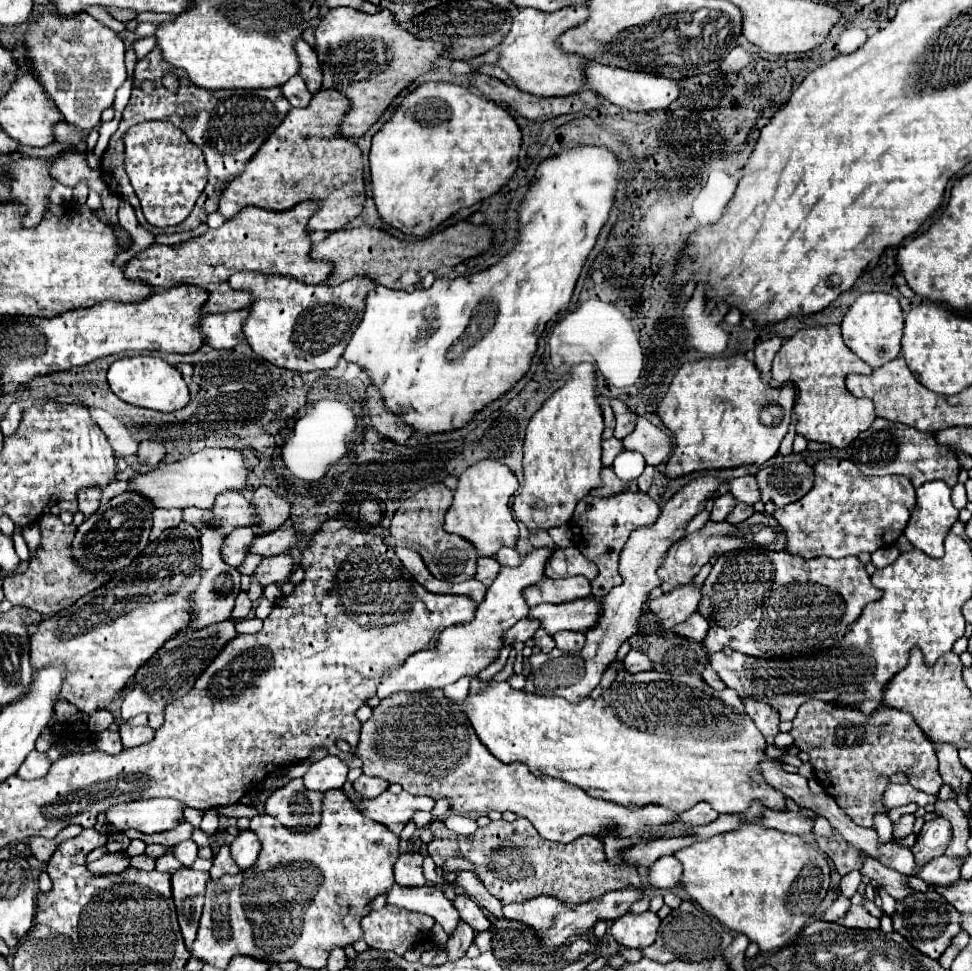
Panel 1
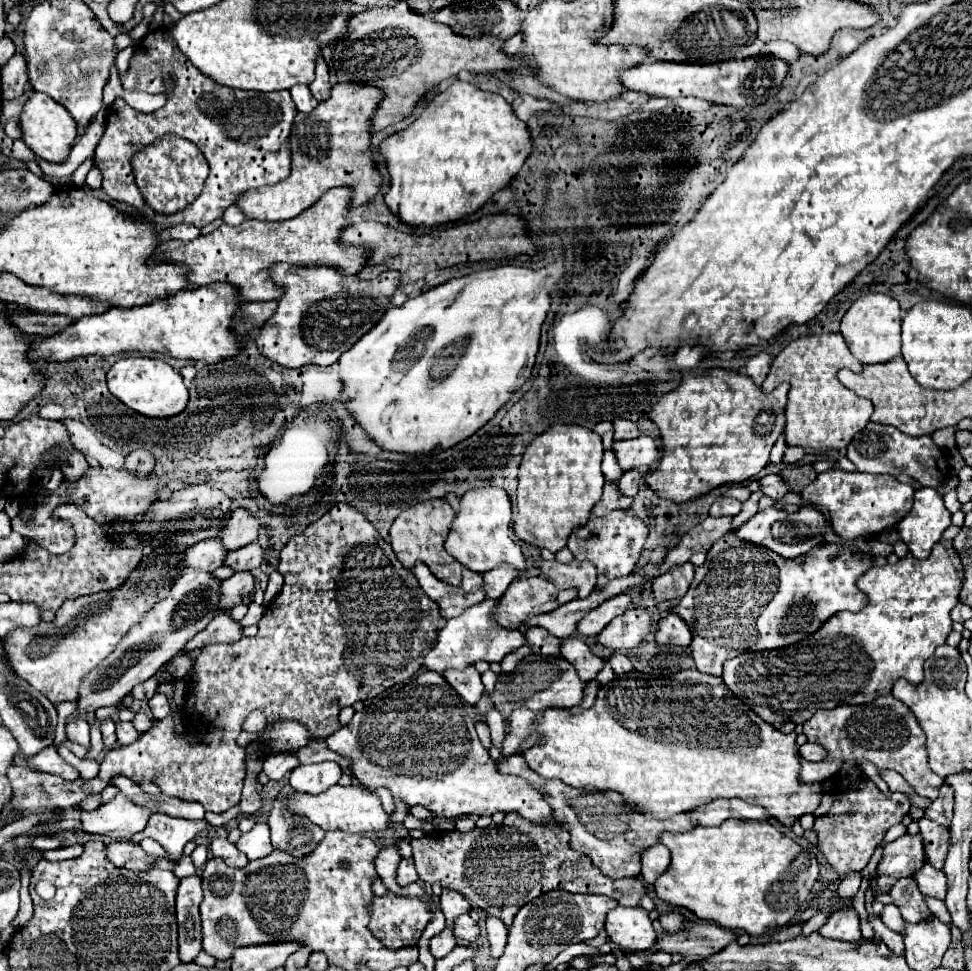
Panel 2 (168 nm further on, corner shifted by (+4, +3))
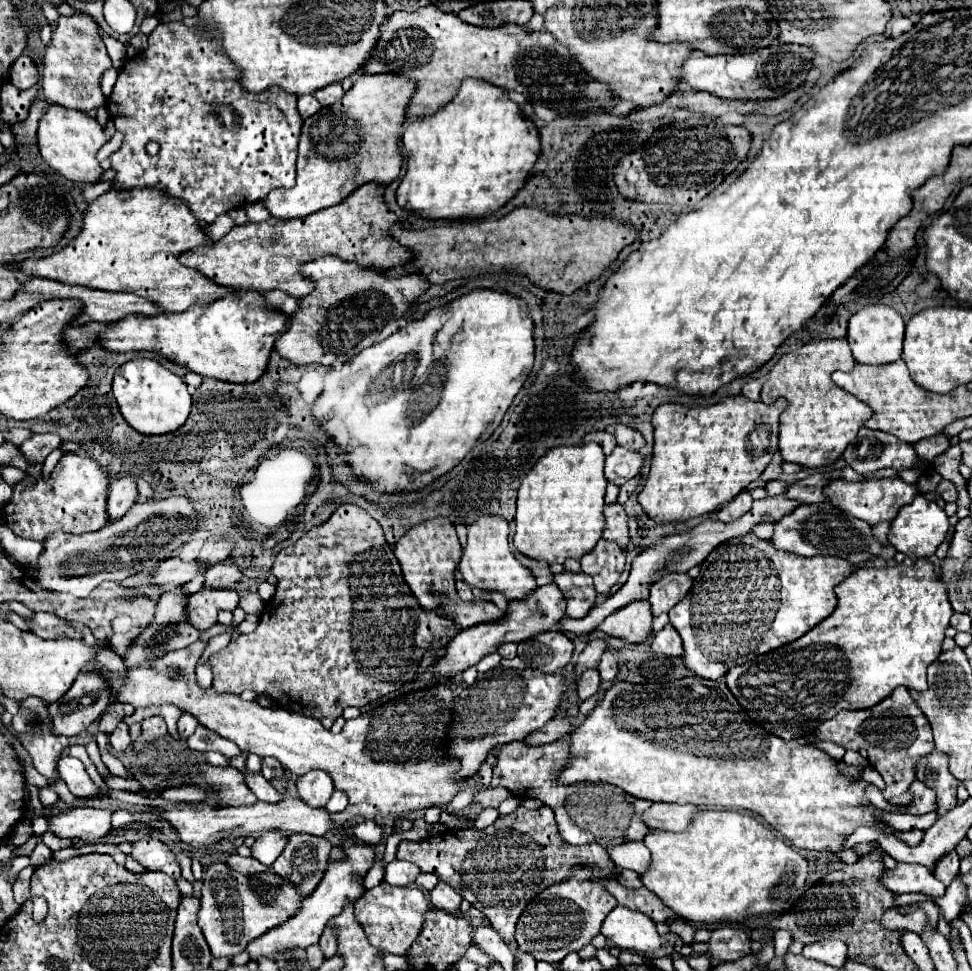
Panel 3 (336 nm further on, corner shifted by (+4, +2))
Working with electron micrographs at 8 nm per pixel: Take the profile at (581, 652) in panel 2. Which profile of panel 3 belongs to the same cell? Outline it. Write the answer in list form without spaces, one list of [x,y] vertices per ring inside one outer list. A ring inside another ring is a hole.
[[[588,669],[582,673],[582,677],[578,679],[578,697],[580,701],[590,699],[600,687],[600,675],[596,673],[596,669]]]

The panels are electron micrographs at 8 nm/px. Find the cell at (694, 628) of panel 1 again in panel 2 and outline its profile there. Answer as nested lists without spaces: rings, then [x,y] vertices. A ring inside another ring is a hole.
[[[668,614],[658,622],[656,642],[660,644],[678,644],[678,646],[690,646],[692,632],[684,620],[680,620],[676,614]]]

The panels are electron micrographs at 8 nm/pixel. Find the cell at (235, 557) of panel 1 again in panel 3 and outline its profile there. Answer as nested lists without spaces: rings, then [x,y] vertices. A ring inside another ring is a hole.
[[[168,559],[162,561],[160,567],[152,573],[150,585],[156,585],[162,591],[172,591],[184,583],[188,583],[194,575],[198,575],[204,567],[196,561],[180,561],[180,559]]]

